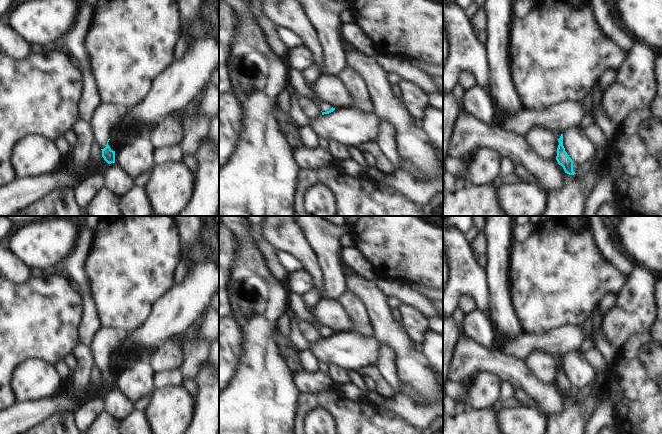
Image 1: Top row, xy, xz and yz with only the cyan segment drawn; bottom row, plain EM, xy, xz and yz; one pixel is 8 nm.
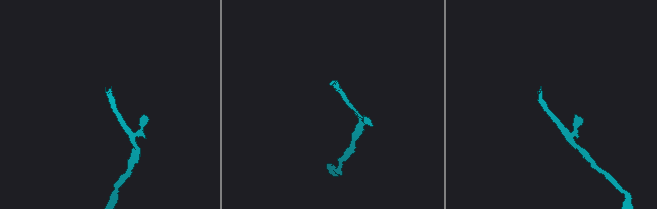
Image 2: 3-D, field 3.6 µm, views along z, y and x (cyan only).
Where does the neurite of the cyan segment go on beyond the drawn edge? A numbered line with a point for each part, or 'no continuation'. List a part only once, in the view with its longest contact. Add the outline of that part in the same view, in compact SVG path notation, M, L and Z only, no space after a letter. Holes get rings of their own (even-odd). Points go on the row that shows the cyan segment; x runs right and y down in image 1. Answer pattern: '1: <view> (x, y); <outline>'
1: xy (103, 122); M100 103L90 118L90 127L94 141L104 149L107 141L114 136L120 116L120 108L109 103Z

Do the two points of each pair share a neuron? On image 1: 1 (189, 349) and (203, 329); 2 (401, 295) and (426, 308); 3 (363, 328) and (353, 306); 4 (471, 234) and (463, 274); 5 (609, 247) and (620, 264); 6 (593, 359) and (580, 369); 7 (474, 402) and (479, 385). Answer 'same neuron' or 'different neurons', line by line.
1: different neurons
2: same neuron
3: same neuron
4: different neurons
5: same neuron
6: different neurons
7: same neuron

